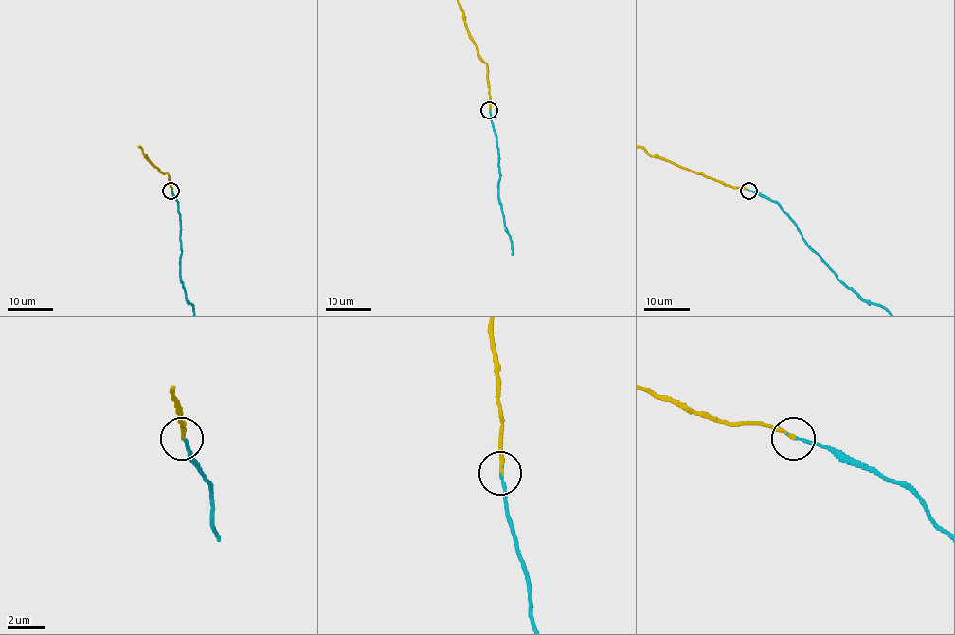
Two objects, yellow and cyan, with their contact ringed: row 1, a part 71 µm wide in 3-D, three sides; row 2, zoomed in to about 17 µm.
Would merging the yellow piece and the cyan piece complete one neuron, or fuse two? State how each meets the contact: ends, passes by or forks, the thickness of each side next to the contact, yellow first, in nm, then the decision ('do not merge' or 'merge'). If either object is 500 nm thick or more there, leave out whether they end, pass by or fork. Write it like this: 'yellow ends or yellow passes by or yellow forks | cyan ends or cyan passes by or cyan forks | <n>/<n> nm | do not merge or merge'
yellow ends | cyan ends | 180/120 nm | merge

